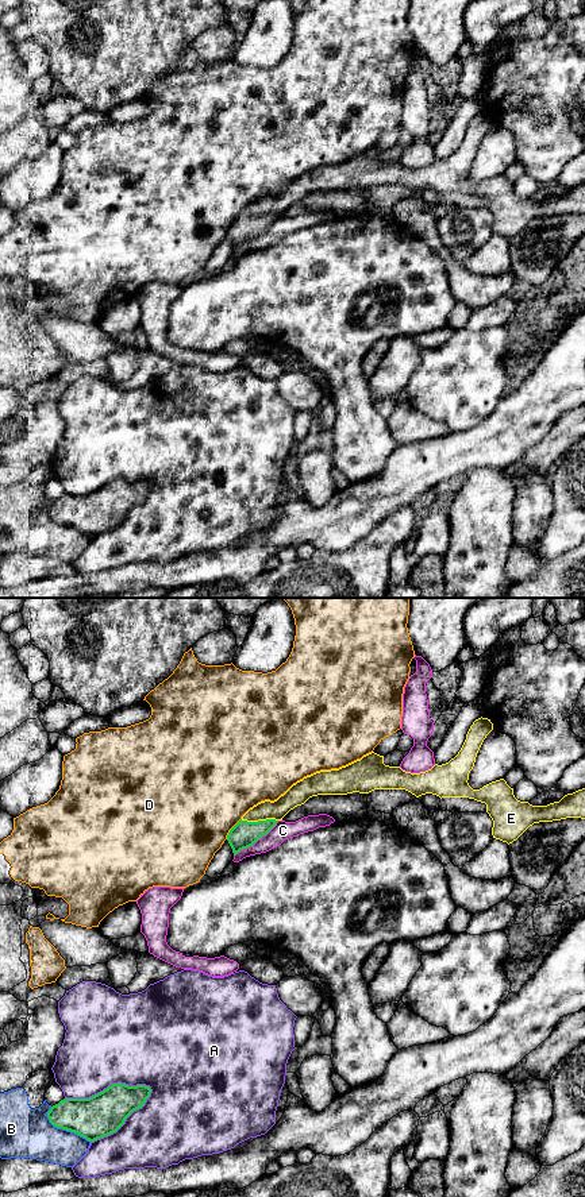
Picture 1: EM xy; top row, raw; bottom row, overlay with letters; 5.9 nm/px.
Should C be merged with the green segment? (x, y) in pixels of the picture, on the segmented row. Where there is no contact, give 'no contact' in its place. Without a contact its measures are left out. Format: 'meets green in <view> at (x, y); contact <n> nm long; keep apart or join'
meets green in xy at (256, 841); contact 340 nm long; keep apart

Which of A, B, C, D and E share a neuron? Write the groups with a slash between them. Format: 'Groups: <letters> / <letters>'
Groups: A / B / C / D / E

